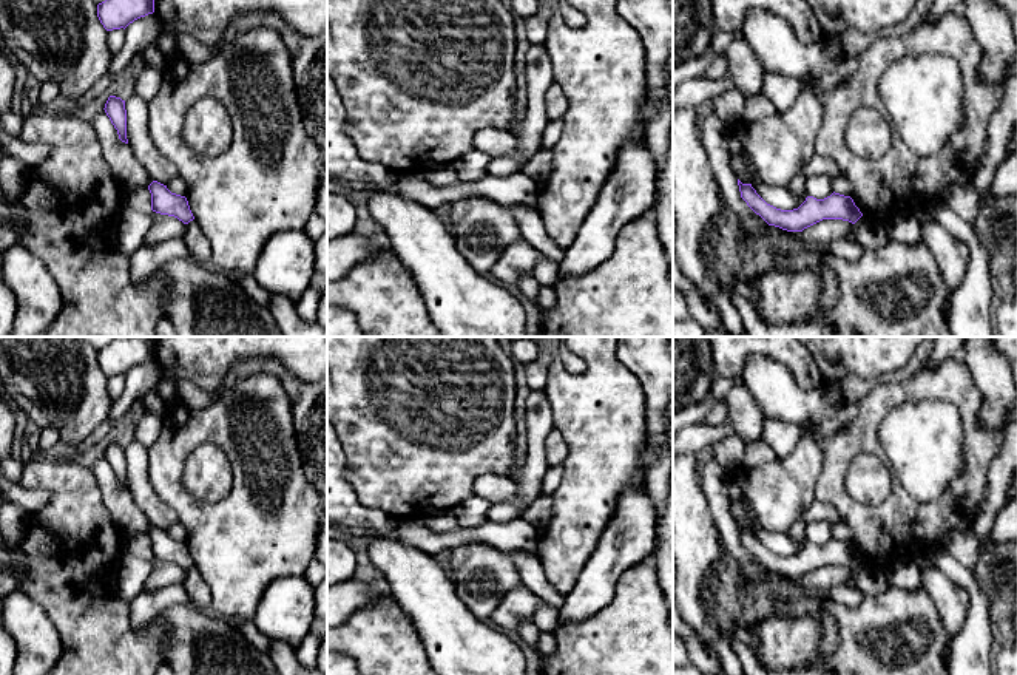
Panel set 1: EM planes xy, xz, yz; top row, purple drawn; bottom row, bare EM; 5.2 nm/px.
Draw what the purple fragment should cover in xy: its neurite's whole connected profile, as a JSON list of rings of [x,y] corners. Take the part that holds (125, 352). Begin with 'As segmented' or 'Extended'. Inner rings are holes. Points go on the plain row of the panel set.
As segmented. [[[119,337],[97,351],[97,363],[106,377],[127,374],[154,358],[154,341],[144,337]]]

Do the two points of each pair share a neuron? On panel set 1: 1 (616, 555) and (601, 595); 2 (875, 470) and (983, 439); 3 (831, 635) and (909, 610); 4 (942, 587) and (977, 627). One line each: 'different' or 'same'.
1: same
2: different
3: different
4: different

